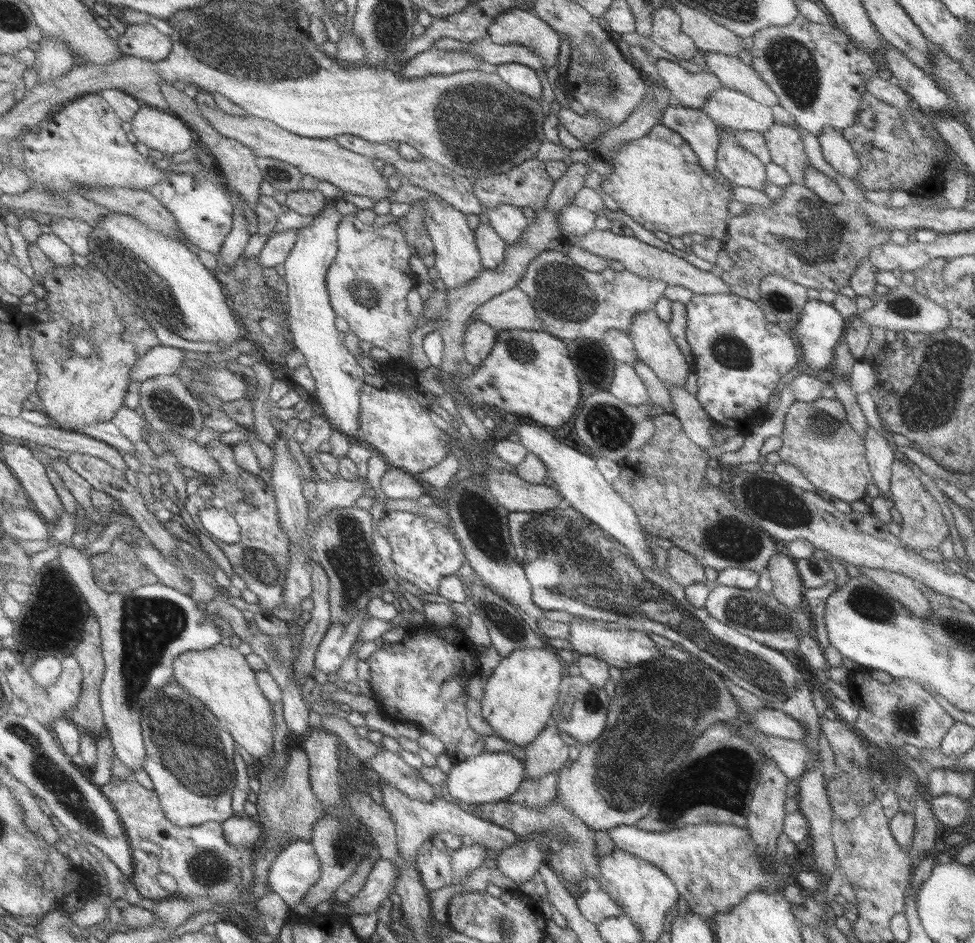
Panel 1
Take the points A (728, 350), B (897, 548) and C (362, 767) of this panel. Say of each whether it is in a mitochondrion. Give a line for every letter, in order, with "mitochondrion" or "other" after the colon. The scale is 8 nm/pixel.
A: mitochondrion
B: other
C: other

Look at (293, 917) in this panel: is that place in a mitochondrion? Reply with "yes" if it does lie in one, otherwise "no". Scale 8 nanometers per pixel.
no

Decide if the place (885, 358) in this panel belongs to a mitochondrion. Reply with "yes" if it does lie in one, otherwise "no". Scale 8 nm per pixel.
no

